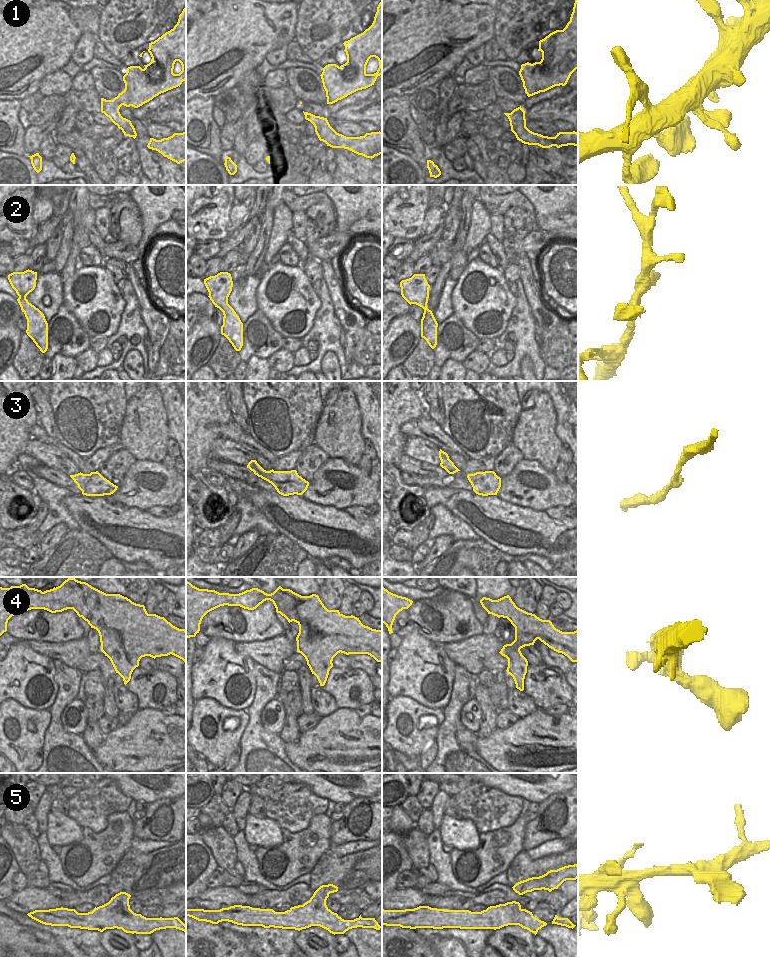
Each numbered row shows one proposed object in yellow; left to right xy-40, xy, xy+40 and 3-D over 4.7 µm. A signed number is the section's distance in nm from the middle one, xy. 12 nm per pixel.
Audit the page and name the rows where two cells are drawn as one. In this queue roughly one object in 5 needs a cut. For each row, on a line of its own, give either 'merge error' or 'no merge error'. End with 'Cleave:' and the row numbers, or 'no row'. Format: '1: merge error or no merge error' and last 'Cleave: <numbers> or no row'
1: no merge error
2: no merge error
3: no merge error
4: no merge error
5: no merge error
Cleave: no row

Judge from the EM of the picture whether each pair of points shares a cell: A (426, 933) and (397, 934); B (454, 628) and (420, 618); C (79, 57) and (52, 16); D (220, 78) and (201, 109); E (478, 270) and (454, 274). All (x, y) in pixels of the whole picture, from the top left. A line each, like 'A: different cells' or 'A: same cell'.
A: different cells
B: same cell
C: different cells
D: different cells
E: different cells

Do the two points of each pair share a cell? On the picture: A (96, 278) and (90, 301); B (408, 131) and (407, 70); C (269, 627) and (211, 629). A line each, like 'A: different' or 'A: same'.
A: same
B: different
C: same

